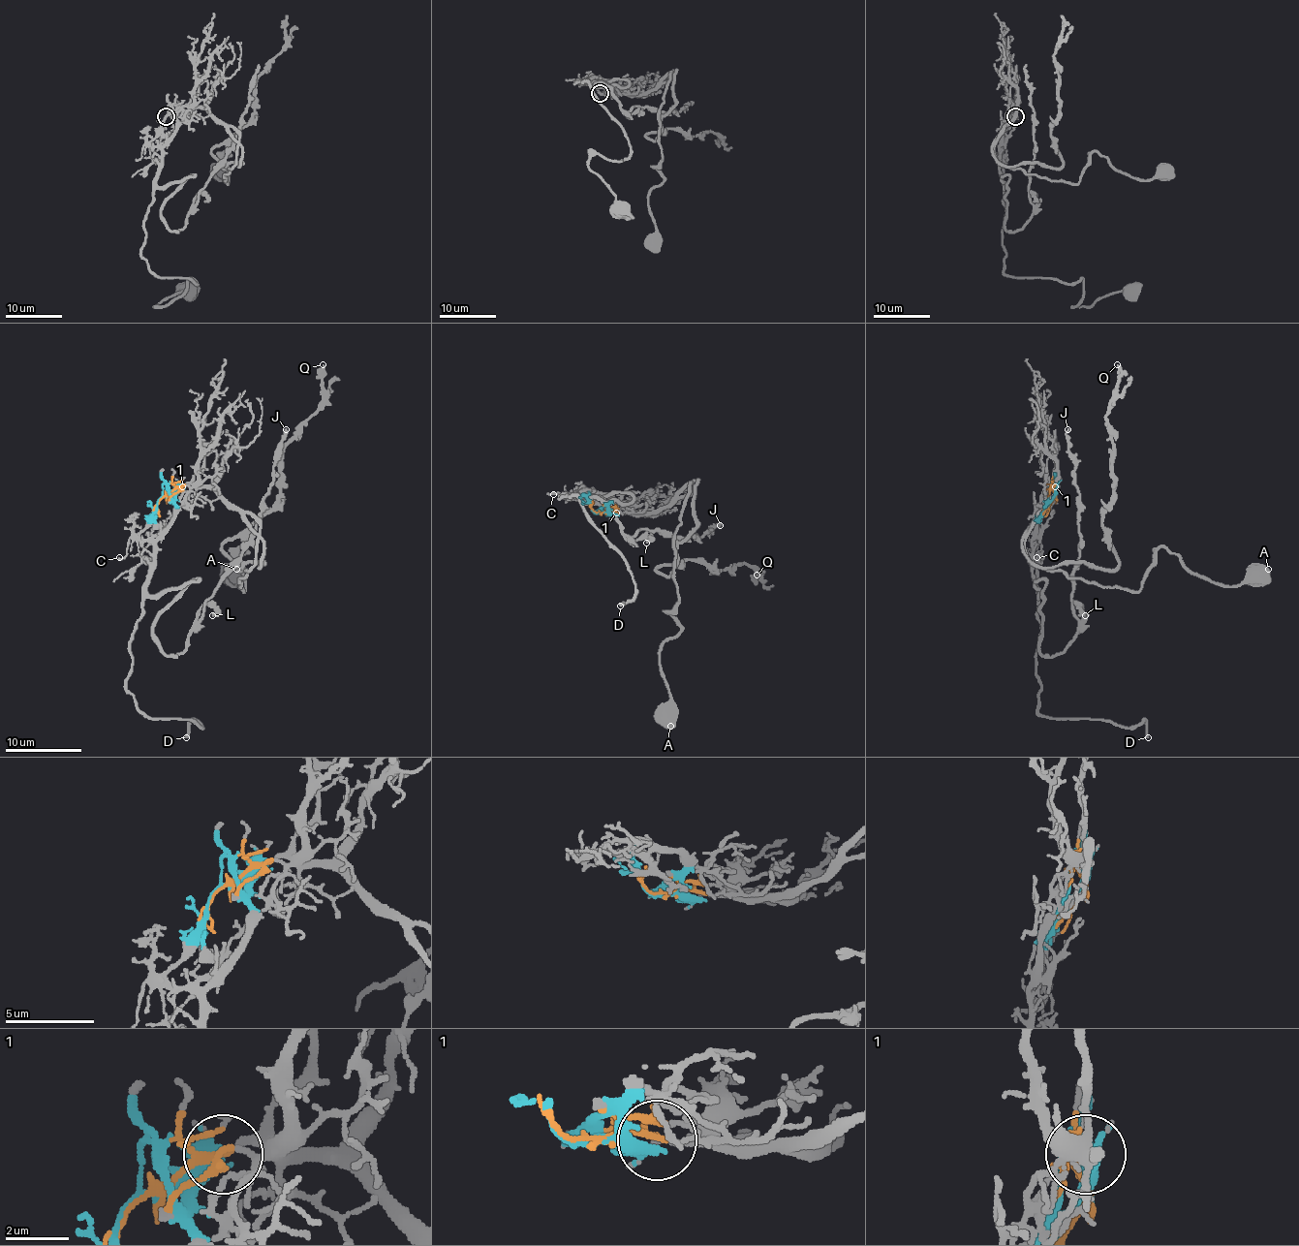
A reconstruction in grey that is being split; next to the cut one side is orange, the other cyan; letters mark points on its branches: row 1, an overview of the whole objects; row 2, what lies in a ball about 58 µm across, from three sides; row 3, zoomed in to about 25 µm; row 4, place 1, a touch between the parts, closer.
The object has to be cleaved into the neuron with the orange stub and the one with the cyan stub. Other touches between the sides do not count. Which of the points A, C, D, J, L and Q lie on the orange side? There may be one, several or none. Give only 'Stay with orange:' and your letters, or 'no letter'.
Stay with orange: A, Q

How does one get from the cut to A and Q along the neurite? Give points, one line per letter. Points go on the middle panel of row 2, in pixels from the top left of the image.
A: (593, 513), (662, 511), (691, 482), (673, 541), (679, 599), (673, 611), (681, 629), (660, 648), (669, 727)
Q: (593, 513), (662, 511), (696, 480), (696, 526), (675, 568), (656, 570), (700, 560), (757, 576)

